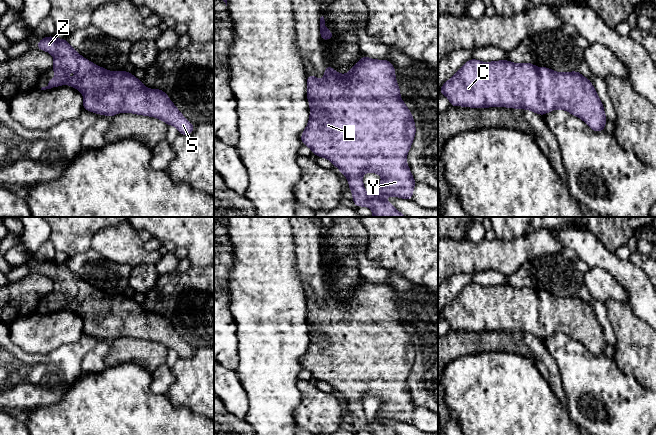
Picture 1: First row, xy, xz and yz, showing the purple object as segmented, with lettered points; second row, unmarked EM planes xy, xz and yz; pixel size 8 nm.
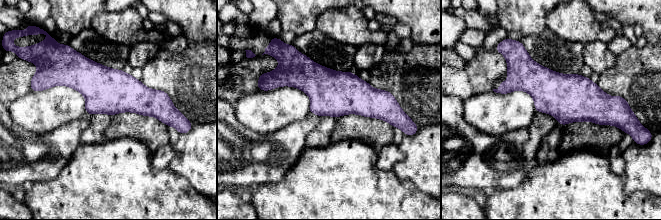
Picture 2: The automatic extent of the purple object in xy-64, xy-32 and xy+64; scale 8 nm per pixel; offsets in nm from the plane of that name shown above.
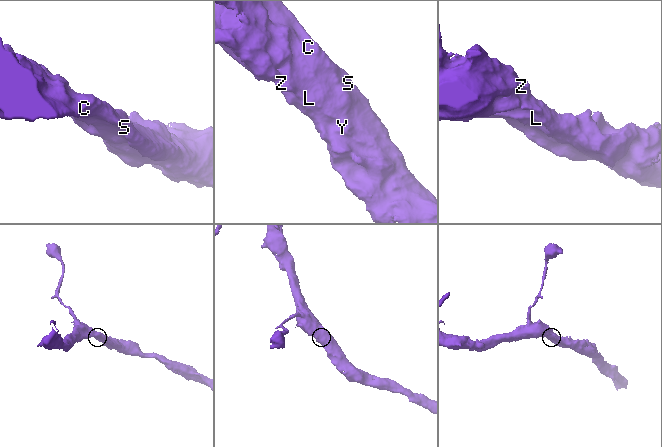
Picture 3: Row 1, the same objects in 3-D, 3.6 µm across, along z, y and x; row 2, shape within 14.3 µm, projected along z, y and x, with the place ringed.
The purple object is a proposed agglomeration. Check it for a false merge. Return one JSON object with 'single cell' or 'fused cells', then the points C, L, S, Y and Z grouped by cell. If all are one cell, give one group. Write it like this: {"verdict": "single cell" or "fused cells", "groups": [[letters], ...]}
{"verdict": "single cell", "groups": [["C", "L", "S", "Y", "Z"]]}

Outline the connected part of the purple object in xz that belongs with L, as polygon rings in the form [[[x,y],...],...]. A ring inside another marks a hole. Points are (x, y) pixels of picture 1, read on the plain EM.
[[[363,280],[347,299],[338,298],[326,289],[322,305],[310,298],[306,306],[310,343],[301,358],[301,365],[311,372],[313,378],[330,384],[348,402],[355,430],[367,430],[372,435],[397,435],[381,421],[396,420],[412,424],[416,406],[406,381],[416,352],[410,334],[400,322],[391,286]],[[366,396],[378,397],[382,401],[373,421],[367,419],[362,406]]]

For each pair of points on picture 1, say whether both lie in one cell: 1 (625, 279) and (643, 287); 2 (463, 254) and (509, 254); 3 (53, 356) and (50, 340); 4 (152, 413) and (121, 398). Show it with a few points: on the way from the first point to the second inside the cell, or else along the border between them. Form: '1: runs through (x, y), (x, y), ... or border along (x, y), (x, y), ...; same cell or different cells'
1: runs through (629, 279), (632, 279), (639, 286); same cell
2: runs through (474, 254), (498, 254); same cell
3: border along (74, 341), (60, 345), (45, 355); different cells
4: runs through (144, 413), (138, 413), (129, 406); same cell

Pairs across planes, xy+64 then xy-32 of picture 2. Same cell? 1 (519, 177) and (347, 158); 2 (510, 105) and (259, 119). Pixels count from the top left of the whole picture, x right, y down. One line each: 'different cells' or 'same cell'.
1: different cells
2: same cell

